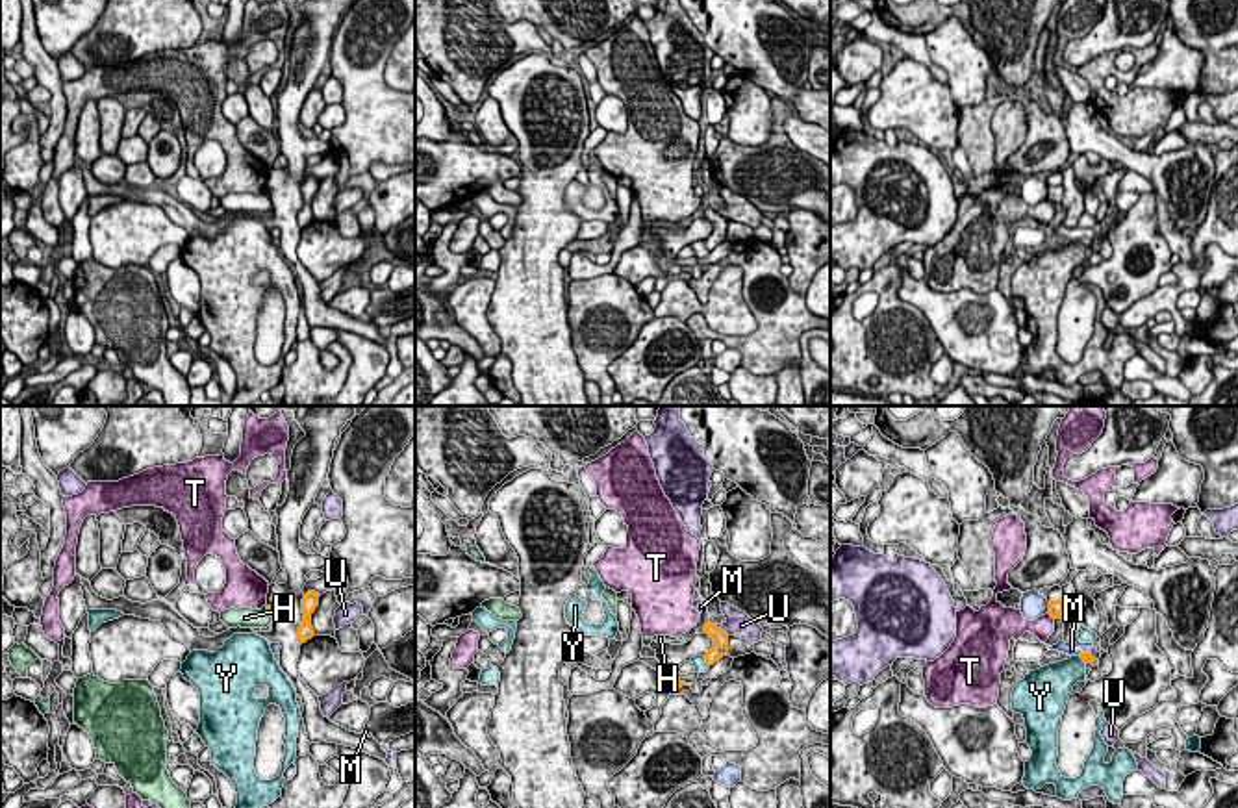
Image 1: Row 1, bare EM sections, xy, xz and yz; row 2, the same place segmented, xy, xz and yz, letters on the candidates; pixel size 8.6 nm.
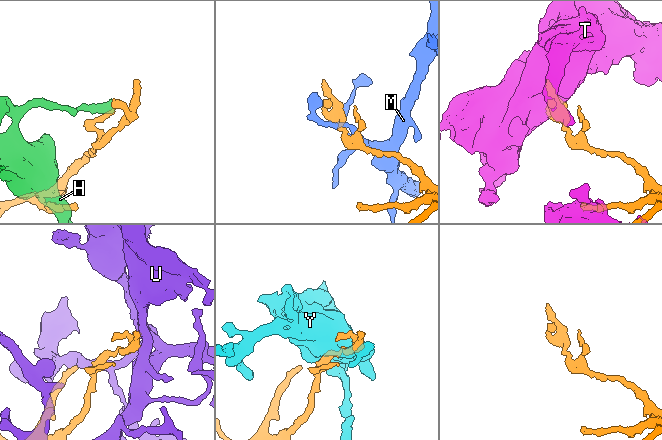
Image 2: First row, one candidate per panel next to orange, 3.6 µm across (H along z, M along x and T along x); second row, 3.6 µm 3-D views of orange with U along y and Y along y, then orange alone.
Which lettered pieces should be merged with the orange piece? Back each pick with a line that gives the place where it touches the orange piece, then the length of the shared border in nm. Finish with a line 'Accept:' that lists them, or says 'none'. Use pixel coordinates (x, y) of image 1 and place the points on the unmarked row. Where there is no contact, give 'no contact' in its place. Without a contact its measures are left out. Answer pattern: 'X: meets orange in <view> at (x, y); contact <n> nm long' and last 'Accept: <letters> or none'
Accept: none

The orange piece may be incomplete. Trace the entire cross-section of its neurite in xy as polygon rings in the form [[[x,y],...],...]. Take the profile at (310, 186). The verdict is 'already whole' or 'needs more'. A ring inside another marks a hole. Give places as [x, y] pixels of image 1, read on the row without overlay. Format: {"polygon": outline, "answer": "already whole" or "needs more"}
{"polygon": [[[308,176],[302,183],[304,206],[300,208],[297,215],[297,222],[300,230],[315,221],[313,211],[311,211],[311,198],[315,196],[317,191],[319,191],[319,178]]], "answer": "already whole"}

